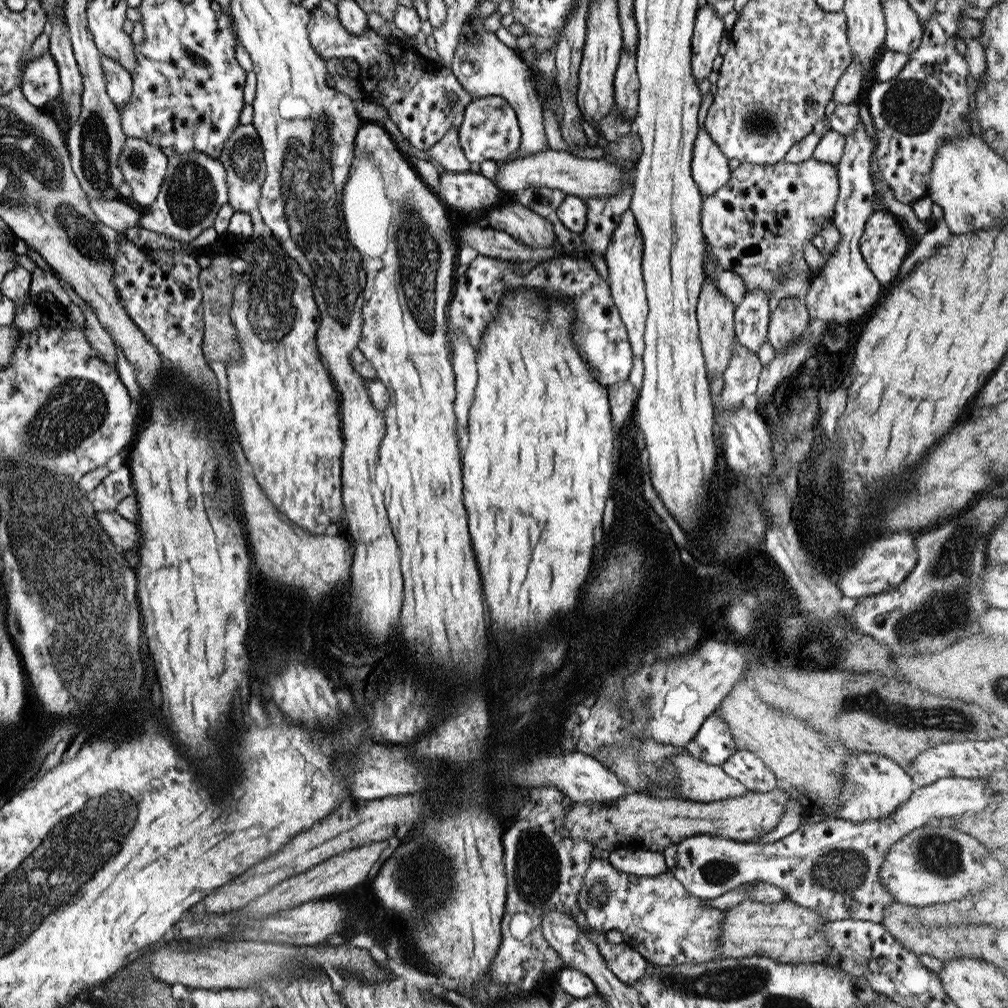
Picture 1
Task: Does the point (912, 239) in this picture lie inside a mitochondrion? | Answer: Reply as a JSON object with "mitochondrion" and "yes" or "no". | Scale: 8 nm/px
{"mitochondrion":"no"}

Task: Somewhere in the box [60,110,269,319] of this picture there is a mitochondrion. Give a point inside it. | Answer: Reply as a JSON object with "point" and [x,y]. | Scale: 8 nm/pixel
{"point":[191,194]}

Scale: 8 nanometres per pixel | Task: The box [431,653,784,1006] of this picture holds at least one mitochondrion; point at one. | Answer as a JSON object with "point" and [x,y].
{"point":[539,870]}

